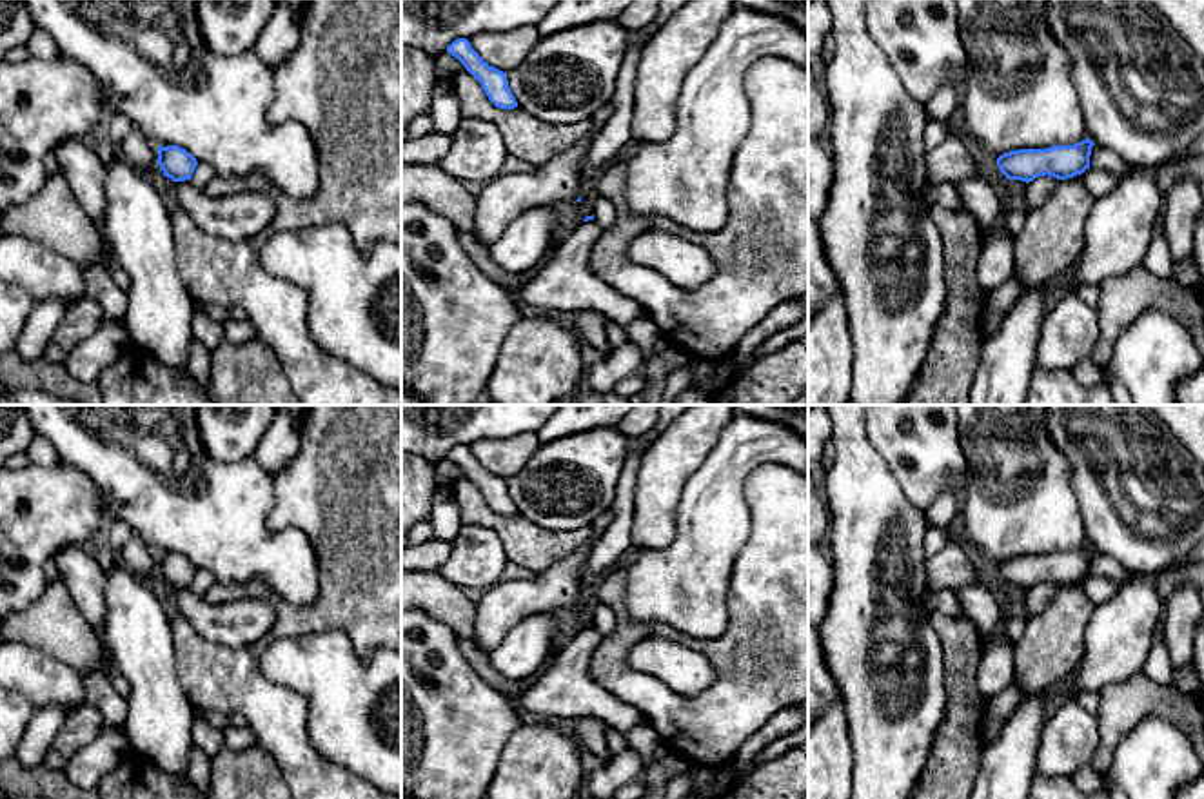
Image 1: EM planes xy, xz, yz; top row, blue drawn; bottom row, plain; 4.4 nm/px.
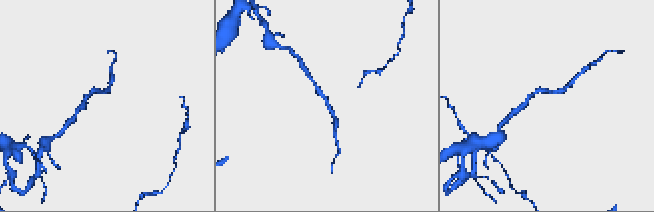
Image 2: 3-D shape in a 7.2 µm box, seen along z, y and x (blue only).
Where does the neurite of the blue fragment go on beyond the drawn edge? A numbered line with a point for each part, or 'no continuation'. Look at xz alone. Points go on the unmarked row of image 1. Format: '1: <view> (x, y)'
no continuation

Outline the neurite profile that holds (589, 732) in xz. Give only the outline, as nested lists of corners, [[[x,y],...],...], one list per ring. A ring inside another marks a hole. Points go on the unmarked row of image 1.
[[[585,715],[574,717],[565,732],[576,741],[576,745],[583,752],[588,752],[607,763],[612,757],[607,746],[607,726],[608,725],[599,717]]]

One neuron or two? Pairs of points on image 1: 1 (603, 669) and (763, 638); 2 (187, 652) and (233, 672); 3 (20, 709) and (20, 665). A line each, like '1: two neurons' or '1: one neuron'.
1: one neuron
2: one neuron
3: two neurons

